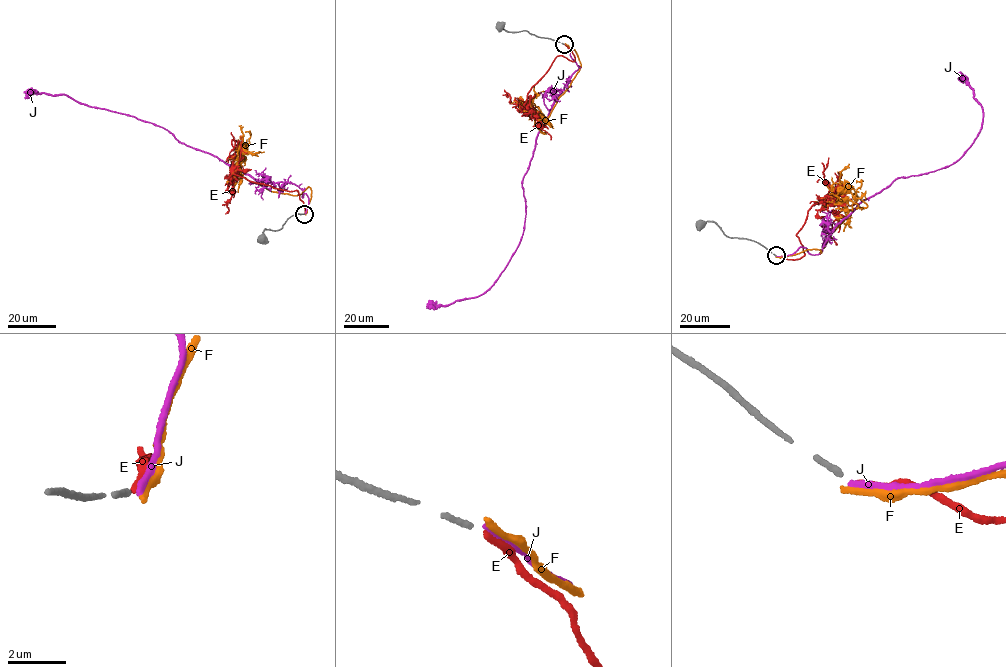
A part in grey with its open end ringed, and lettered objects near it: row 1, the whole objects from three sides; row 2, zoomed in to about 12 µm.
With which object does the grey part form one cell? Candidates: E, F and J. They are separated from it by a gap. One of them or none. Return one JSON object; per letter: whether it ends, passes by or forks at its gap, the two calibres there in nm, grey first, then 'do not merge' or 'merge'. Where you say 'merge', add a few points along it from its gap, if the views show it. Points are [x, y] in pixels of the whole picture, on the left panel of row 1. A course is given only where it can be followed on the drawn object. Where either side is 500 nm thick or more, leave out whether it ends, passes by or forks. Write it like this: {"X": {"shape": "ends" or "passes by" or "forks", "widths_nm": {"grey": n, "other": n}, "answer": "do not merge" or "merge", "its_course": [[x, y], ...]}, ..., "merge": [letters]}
{"E": {"shape": "ends", "widths_nm": {"grey": 200, "other": 240}, "answer": "do not merge"}, "F": {"shape": "ends", "widths_nm": {"grey": 200, "other": 240}, "answer": "do not merge"}, "J": {"shape": "ends", "widths_nm": {"grey": 200, "other": 220}, "answer": "do not merge"}, "merge": []}

